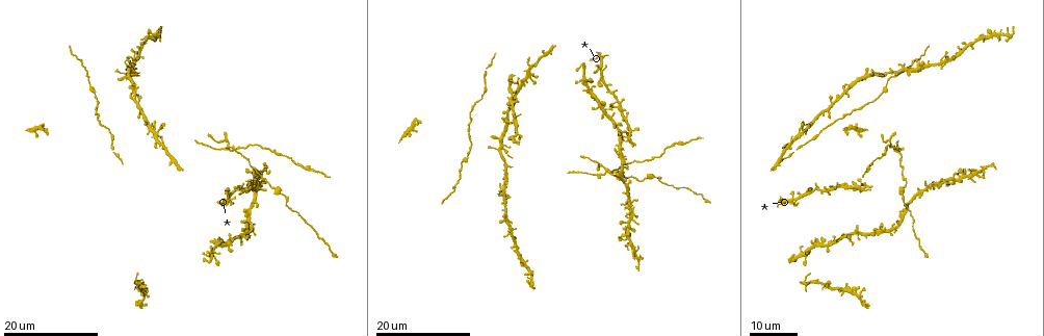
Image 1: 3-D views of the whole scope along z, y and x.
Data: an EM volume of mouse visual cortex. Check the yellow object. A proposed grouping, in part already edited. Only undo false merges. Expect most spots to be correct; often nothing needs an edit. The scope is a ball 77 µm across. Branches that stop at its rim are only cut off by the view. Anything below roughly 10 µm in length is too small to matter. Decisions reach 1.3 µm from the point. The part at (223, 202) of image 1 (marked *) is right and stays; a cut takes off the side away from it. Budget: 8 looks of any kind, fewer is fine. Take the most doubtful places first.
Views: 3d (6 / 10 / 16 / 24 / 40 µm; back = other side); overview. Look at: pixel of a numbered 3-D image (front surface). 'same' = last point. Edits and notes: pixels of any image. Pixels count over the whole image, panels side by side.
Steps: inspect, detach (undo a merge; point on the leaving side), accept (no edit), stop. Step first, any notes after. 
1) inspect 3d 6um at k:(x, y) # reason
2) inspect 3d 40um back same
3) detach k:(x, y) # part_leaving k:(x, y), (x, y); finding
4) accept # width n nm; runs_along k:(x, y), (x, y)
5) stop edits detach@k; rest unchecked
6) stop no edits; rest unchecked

inspect 3d 24um at 1:(238, 148) # looks like a crossing

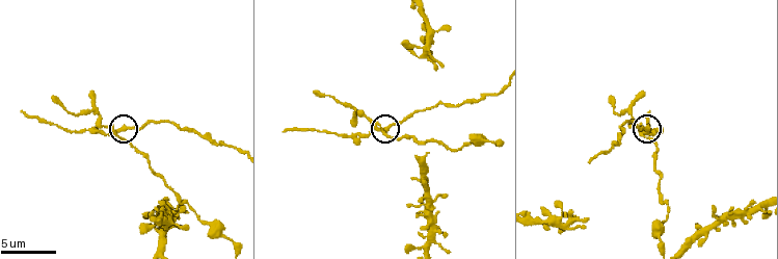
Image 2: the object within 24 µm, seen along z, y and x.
inspect 3d 6um at 2:(646, 130) # zoom in

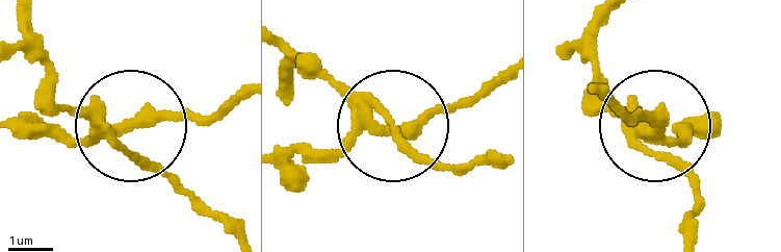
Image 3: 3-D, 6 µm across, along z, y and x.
inspect 3d 6um back at 3:(385, 131)

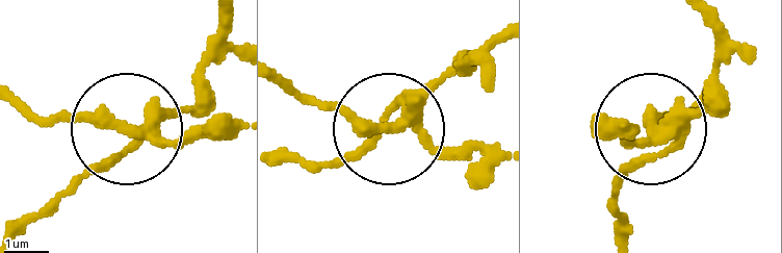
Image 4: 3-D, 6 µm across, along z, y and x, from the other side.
detach 4:(90, 115) # arms 4; part_leaving 4:(146, 123), (49, 123), (16, 108); two neurons meet here

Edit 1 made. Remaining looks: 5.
inspect 3d 10um at 2:(212, 225)

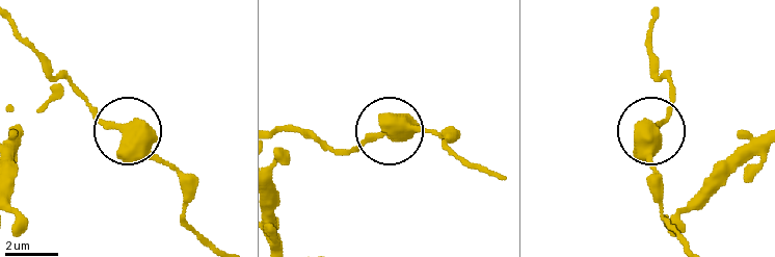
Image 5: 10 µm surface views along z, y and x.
inspect 3d 6um at 5:(129, 126) # zoom in

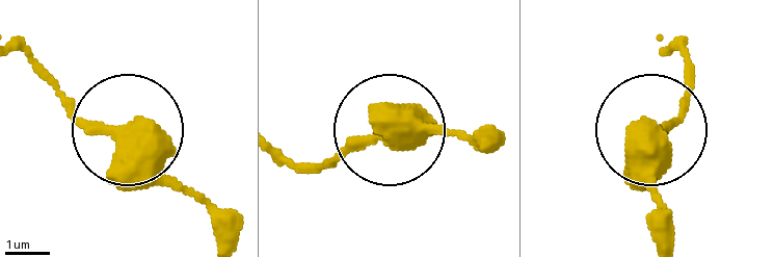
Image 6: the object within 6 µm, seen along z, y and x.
accept # continuous, no second neuron

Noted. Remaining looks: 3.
inspect 3d 16um at 1:(865, 78) # branch point

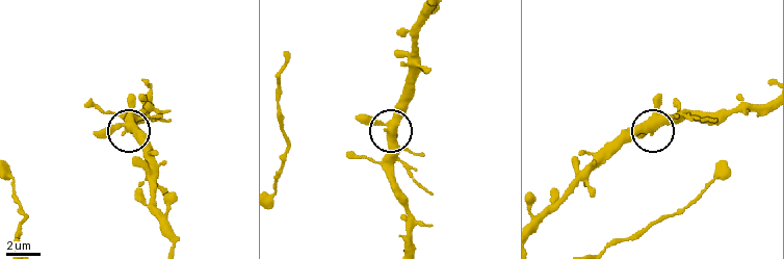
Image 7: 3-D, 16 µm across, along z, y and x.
inspect 3d 6um at 7:(125, 130) # zoom in

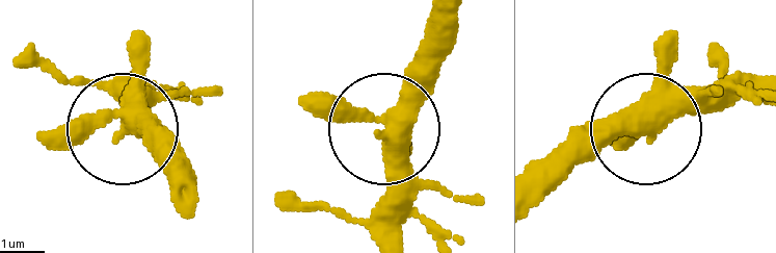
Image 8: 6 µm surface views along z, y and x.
accept # continuous, no second neuron

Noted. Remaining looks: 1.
inspect 3d 16um at 2:(423, 47) # arms part here

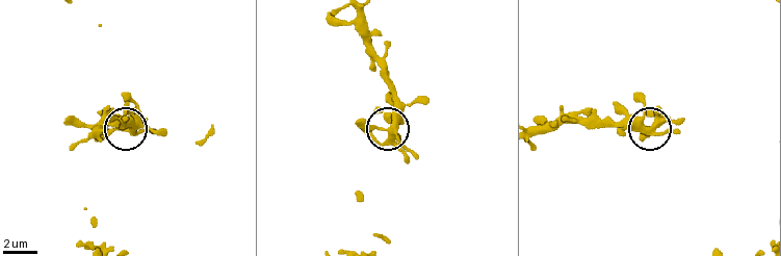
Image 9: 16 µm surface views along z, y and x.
accept # width 310 nm; runs_along 9:(356, 15), (357, 32), (393, 99), (393, 132), (417, 156); continuous, no second neuron

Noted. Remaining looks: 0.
stop edits detach@4; rest unchecked

